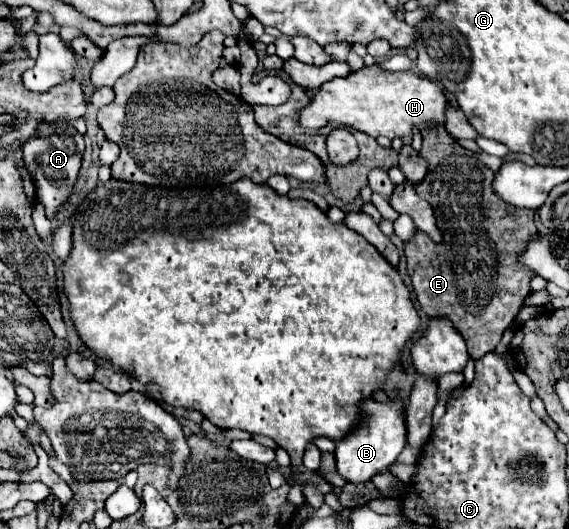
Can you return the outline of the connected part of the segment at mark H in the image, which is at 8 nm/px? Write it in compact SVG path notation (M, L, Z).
M371 65L371 67L359 69L357 73L351 73L347 77L335 77L335 79L323 83L319 87L319 91L315 93L311 105L307 105L301 111L299 123L303 127L317 129L317 127L323 127L327 121L335 121L339 125L355 127L355 129L371 135L373 139L383 135L383 137L389 137L389 139L399 137L403 141L411 141L411 135L413 135L415 129L423 131L423 129L429 129L429 127L443 127L443 123L445 123L445 109L447 109L445 93L443 93L441 85L437 85L433 79L417 75L413 71L393 73L393 71L383 71L377 65Z

